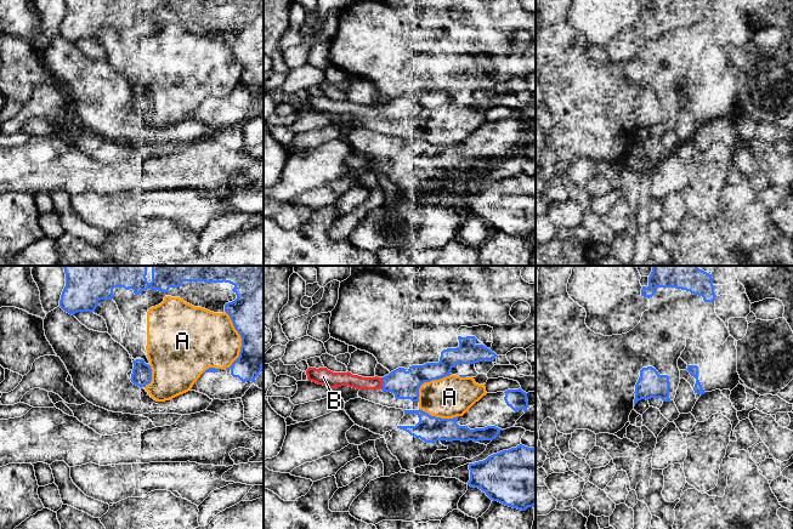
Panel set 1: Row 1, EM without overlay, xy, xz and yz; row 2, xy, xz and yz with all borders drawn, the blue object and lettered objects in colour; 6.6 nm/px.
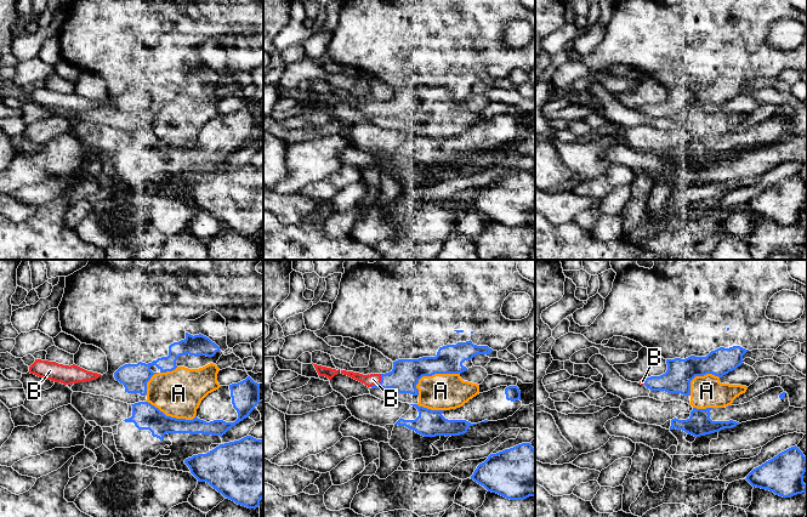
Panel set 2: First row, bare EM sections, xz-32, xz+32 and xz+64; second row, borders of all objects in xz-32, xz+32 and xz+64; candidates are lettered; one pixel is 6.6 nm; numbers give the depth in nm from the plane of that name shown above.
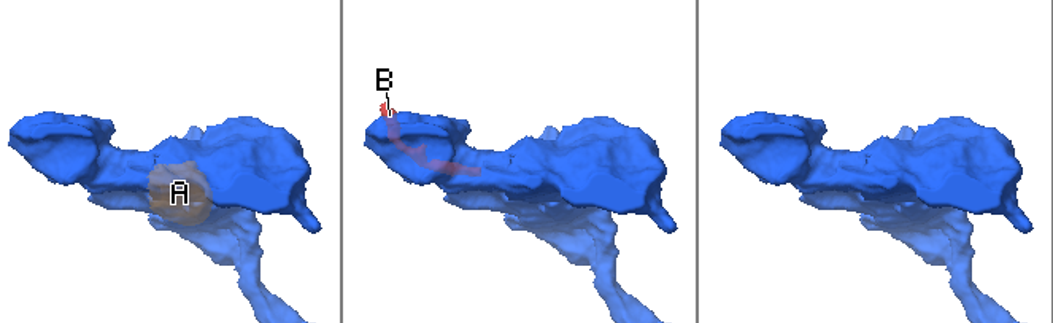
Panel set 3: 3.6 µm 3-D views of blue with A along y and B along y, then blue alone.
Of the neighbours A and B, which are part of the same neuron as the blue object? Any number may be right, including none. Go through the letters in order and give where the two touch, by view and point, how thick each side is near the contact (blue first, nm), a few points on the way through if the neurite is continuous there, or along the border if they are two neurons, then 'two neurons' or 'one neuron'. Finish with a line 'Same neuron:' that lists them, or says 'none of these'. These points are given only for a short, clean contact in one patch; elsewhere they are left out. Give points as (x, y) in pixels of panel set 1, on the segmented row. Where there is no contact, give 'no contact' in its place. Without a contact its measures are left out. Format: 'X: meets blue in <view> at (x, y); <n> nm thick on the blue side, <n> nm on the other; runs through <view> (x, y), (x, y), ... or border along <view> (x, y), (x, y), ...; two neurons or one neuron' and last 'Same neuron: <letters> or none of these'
A: meets blue in xy at (242, 340); 400 nm thick on the blue side, 380 nm on the other; two neurons
B: meets blue in xz at (383, 384); 190 nm thick on the blue side, 100 nm on the other; runs through xz (405, 385), (383, 384), (357, 382), (346, 379); one neuron
Same neuron: B

